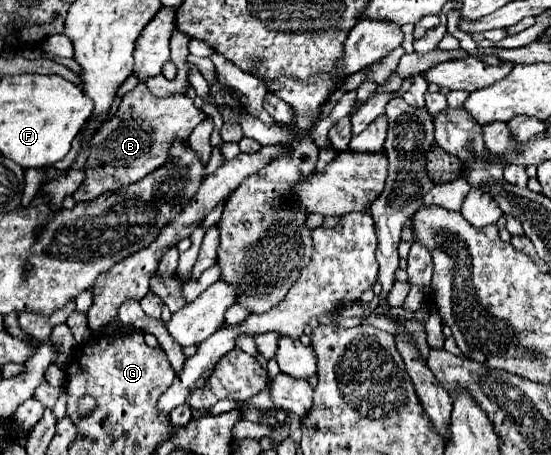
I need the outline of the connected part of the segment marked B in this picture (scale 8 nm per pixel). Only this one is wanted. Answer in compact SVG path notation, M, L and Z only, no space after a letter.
M137 84L131 92L123 96L123 102L119 104L117 112L111 116L111 120L101 124L101 132L91 142L91 156L85 164L85 182L83 186L73 194L77 202L93 200L105 192L119 190L131 182L141 180L143 176L155 172L157 168L165 166L169 158L169 148L173 142L187 144L189 134L199 126L203 120L207 120L207 114L193 104L191 98L185 98L183 94L173 94L167 98L151 96L149 88L145 84Z

